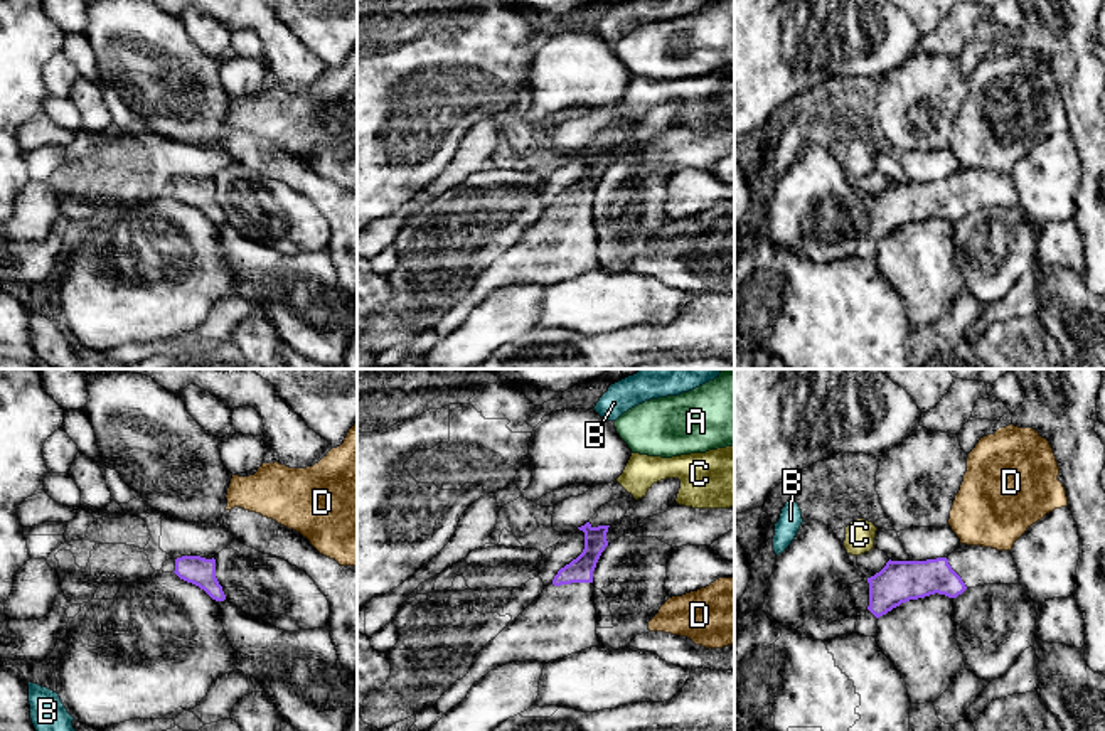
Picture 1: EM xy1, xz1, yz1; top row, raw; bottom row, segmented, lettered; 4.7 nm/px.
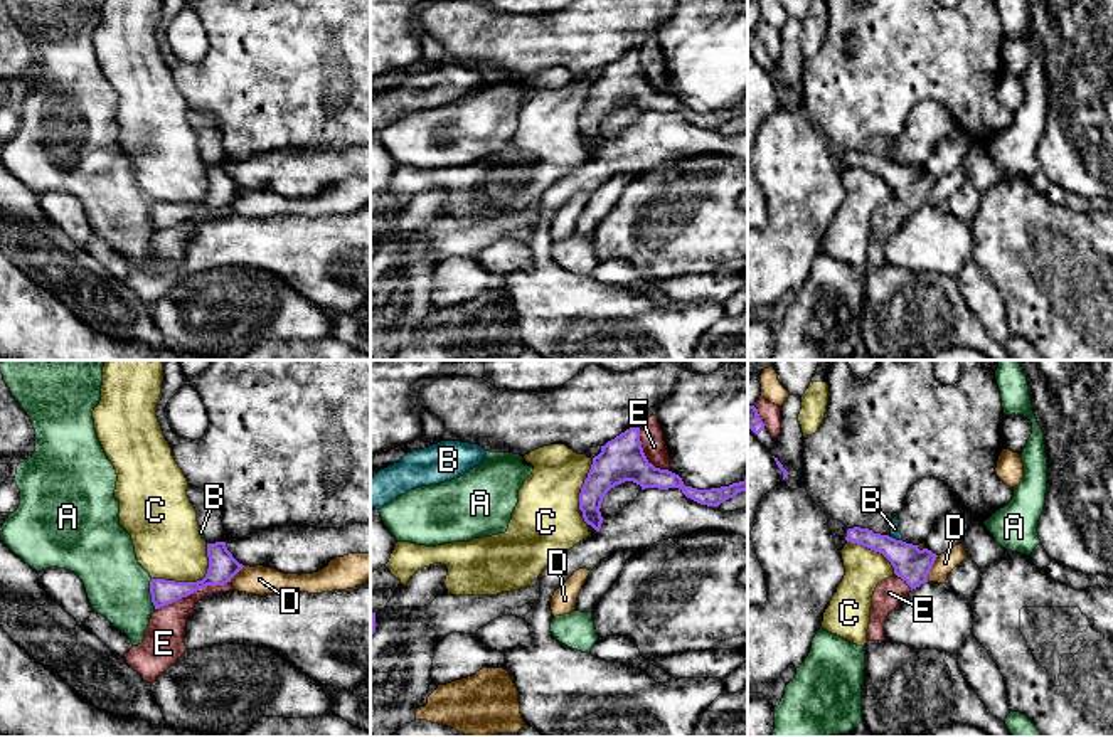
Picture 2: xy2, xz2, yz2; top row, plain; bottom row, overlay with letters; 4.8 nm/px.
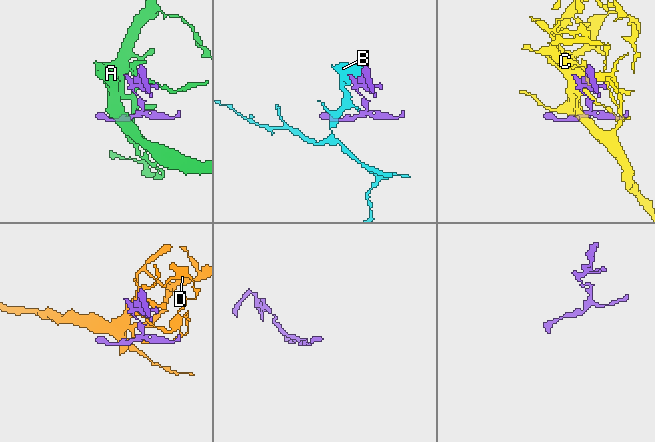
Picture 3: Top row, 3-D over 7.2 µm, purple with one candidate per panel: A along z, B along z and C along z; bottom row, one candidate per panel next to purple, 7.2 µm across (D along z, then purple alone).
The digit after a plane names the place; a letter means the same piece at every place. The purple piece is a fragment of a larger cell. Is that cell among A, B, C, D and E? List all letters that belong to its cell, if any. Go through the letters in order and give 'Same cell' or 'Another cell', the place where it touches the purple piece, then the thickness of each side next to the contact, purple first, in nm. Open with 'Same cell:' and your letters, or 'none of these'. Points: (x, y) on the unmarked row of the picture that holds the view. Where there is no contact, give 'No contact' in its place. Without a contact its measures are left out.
Same cell: none of these
A: Another cell. Touches purple at xy2 (150, 216). Thickness 120 nm (purple) against 300 nm
B: Another cell. Touches purple at yz2 (894, 162). Thickness 160 nm (purple) against 50 nm
C: Another cell. Touches purple at xy2 (194, 206). Thickness 140 nm (purple) against 320 nm
D: Another cell. Touches purple at yz2 (930, 192). Thickness 160 nm (purple) against 90 nm
E: Another cell. Touches purple at xy2 (192, 216). Thickness 140 nm (purple) against 190 nm

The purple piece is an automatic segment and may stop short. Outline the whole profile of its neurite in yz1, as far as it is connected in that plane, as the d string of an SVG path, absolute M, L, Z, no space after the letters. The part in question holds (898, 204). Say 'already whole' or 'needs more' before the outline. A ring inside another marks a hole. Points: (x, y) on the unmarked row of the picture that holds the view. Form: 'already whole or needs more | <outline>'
needs more | M960 167L947 180L926 184L888 184L867 200L869 229L876 239L910 222L930 217L957 221L967 211L984 207L1017 207L1017 189L1011 173Z

